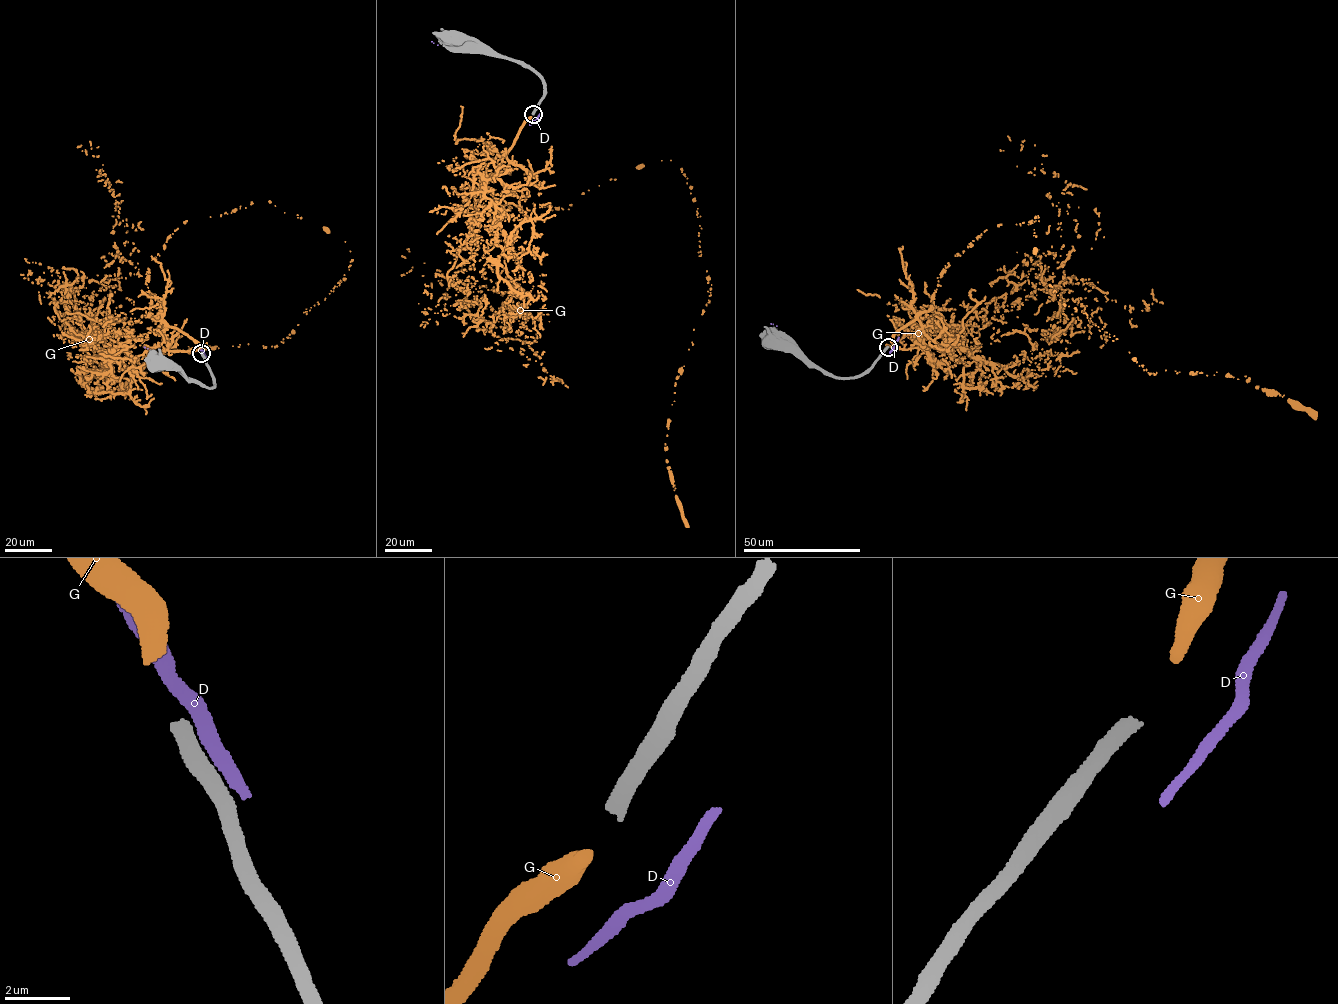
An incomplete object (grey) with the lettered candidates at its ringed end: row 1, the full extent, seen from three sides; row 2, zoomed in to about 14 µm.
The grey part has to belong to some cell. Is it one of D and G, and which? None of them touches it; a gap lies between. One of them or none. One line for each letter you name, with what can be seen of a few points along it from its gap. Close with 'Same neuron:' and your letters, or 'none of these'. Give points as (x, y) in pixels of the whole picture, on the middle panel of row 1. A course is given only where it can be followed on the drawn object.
G: it runs (530, 117), (480, 181), (509, 207), (569, 209), (661, 160), (687, 178), (710, 289), (667, 436), (688, 527)
Same neuron: G

